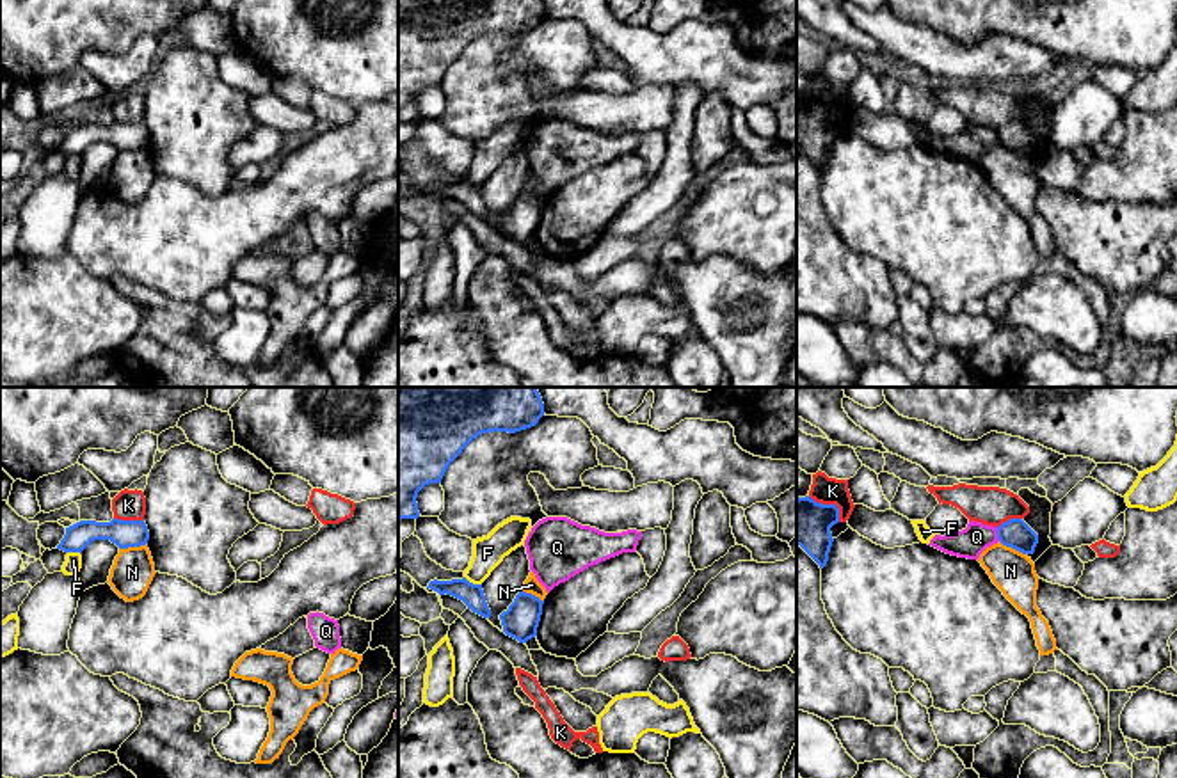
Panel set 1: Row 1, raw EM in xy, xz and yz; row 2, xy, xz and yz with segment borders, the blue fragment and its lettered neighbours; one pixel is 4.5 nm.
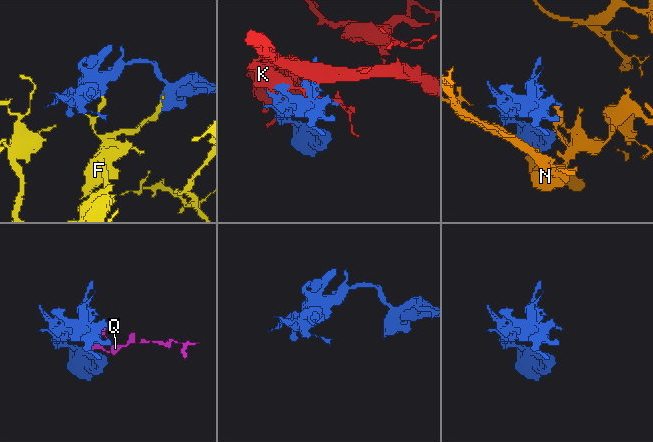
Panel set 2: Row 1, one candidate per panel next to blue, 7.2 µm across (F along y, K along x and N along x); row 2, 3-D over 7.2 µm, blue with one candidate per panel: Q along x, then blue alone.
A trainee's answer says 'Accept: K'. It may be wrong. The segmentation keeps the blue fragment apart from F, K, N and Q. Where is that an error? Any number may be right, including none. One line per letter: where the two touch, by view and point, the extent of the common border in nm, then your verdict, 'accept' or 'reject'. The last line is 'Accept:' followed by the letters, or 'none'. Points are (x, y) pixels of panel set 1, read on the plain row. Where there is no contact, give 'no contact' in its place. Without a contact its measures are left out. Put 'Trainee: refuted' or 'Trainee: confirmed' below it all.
F: contact xz (472, 185); length 90 nm; reject
K: contact yz (829, 107); length 190 nm; reject
N: contact xy (132, 148); length 120 nm; reject
Q: contact yz (998, 137); length 70 nm; reject
Accept: none
Trainee: refuted

